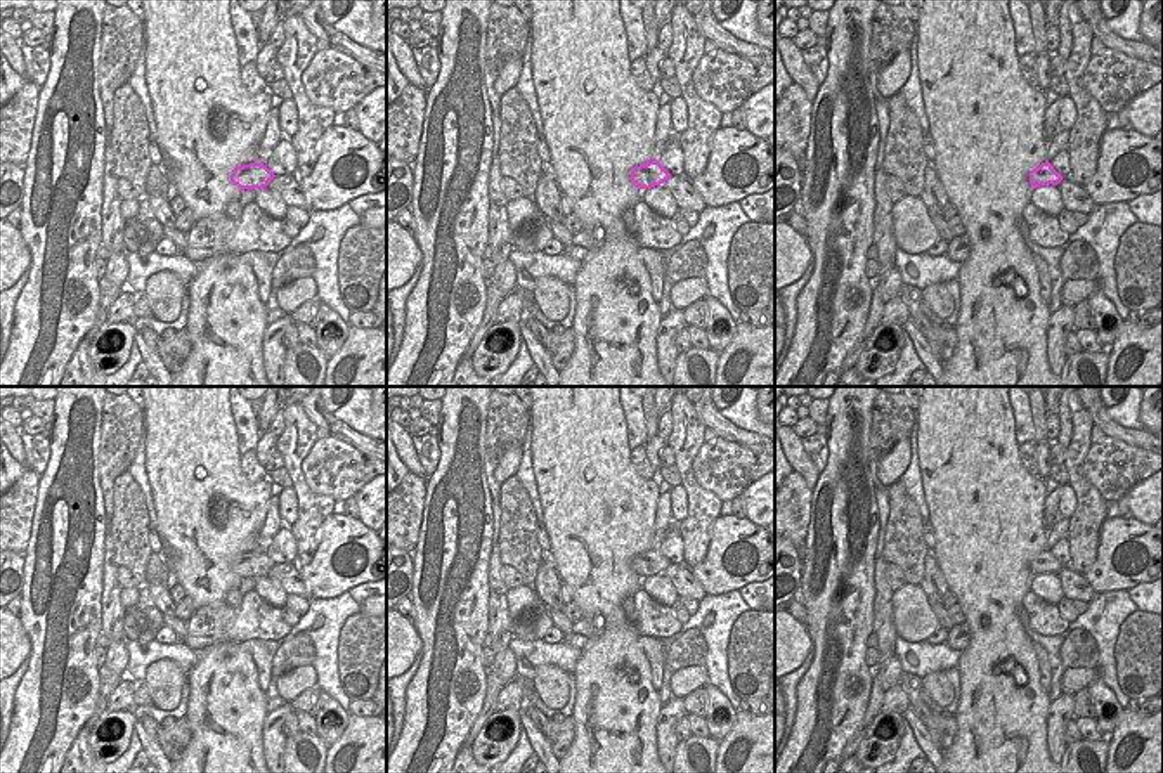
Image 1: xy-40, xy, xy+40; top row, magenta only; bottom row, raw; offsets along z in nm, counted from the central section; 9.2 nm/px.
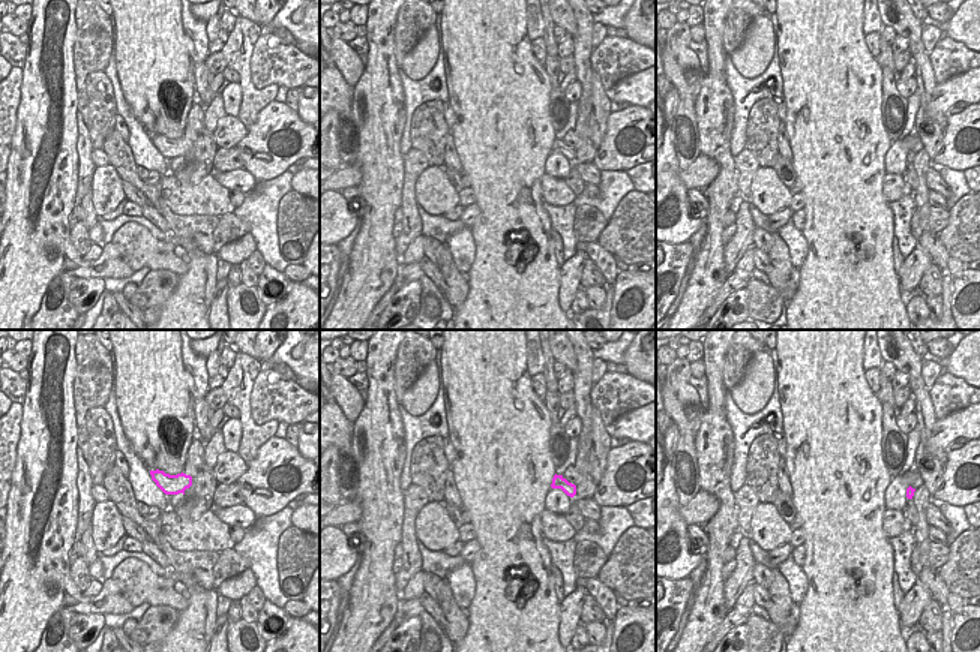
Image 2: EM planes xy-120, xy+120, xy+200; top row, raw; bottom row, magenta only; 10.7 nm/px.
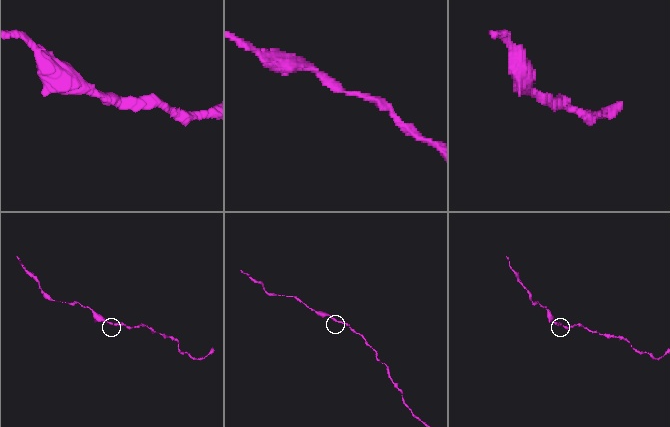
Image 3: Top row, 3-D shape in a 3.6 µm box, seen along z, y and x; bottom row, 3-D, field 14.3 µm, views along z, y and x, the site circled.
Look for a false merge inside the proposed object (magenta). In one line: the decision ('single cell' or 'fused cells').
single cell

